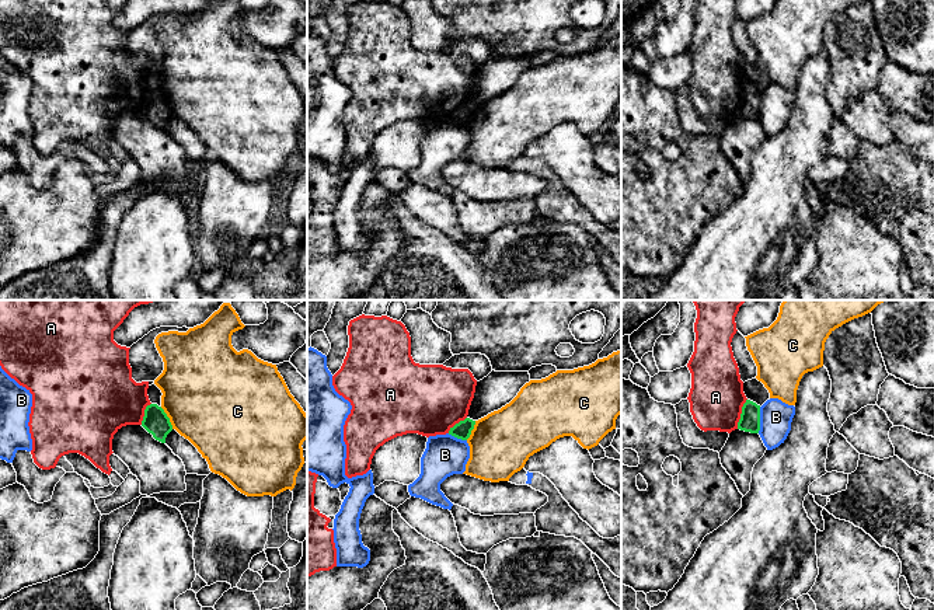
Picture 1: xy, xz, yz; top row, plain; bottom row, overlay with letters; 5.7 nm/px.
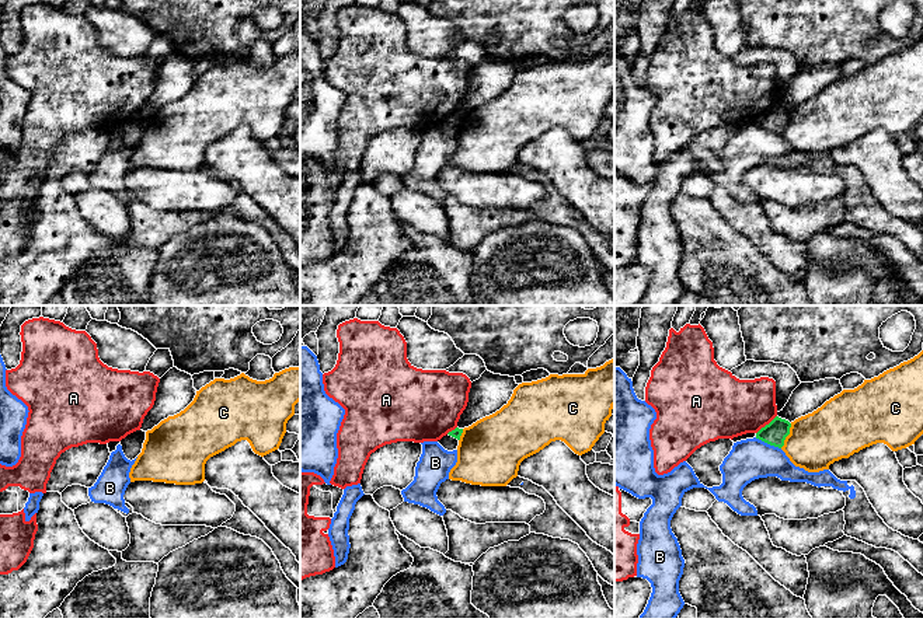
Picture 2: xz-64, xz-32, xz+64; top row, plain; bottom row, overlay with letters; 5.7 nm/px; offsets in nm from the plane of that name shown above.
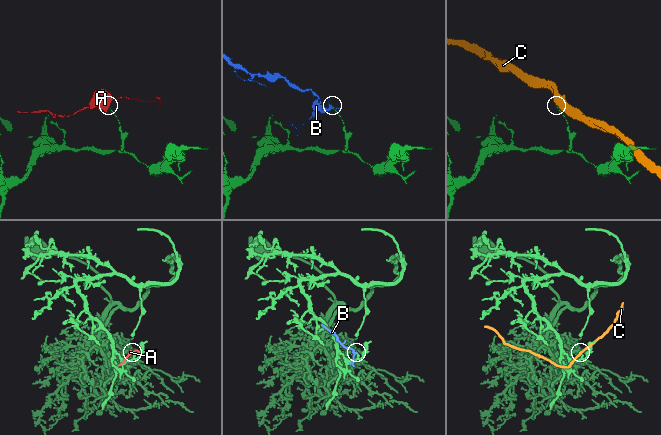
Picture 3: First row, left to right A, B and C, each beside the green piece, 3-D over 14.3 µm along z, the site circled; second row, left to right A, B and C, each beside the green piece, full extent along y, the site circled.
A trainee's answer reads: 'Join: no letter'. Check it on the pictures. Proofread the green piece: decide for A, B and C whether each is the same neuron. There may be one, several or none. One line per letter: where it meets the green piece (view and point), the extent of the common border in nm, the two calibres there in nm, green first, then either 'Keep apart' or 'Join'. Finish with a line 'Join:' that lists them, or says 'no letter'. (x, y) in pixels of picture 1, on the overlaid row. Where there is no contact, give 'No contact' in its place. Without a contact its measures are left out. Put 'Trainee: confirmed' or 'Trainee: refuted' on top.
Trainee: confirmed
A: Touches green at yz (741, 414). Shared border 190 nm. Thickness 120 nm (green) against 300 nm. Keep apart
B: Touches green at yz (759, 419). Shared border 150 nm. Thickness 120 nm (green) against 190 nm. Keep apart
C: Touches green at xy (168, 418). Shared border 150 nm. Thickness 140 nm (green) against 500 nm. Keep apart
Join: no letter

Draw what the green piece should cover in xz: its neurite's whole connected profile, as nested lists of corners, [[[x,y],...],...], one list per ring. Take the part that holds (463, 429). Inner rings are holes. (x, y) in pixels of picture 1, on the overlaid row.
[[[466,418],[464,421],[460,421],[453,428],[450,428],[449,435],[467,440],[471,435],[471,431],[474,429],[475,421]]]

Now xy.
[[[157,404],[146,407],[142,426],[161,443],[165,443],[167,435],[172,431],[170,418]]]

